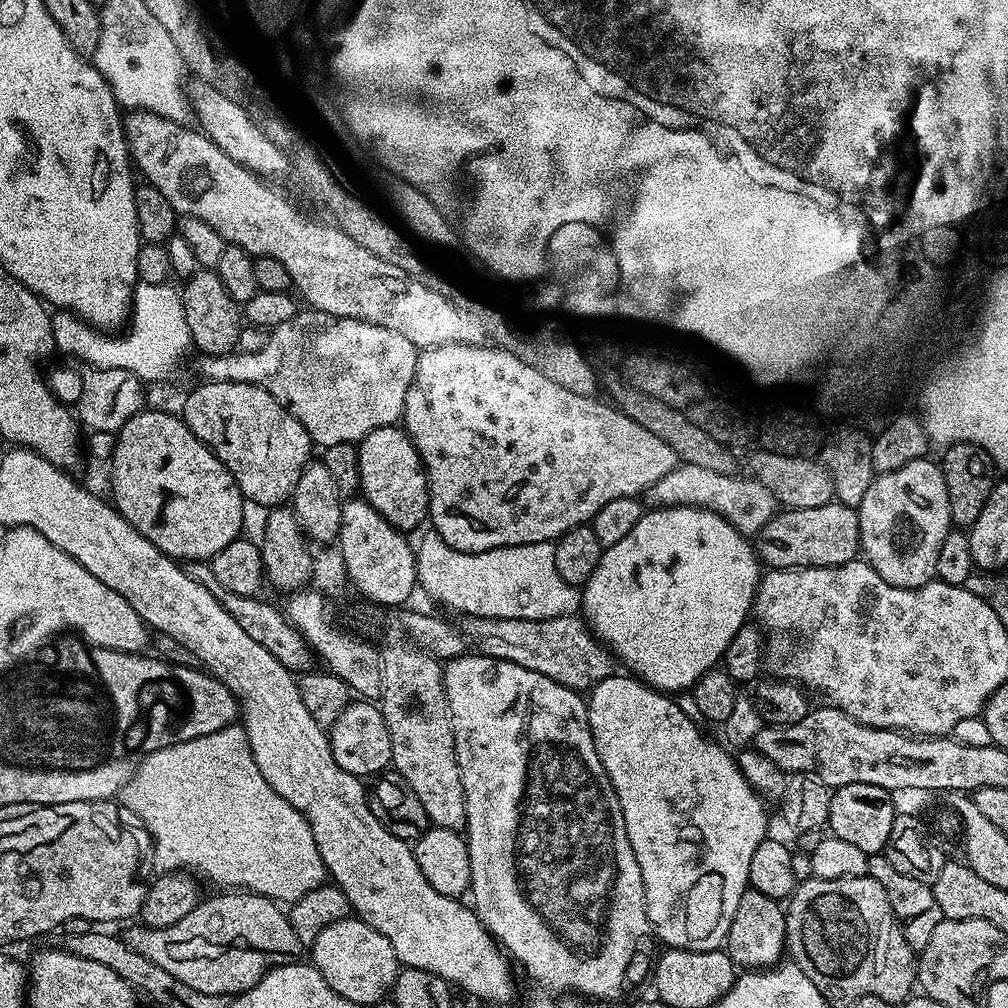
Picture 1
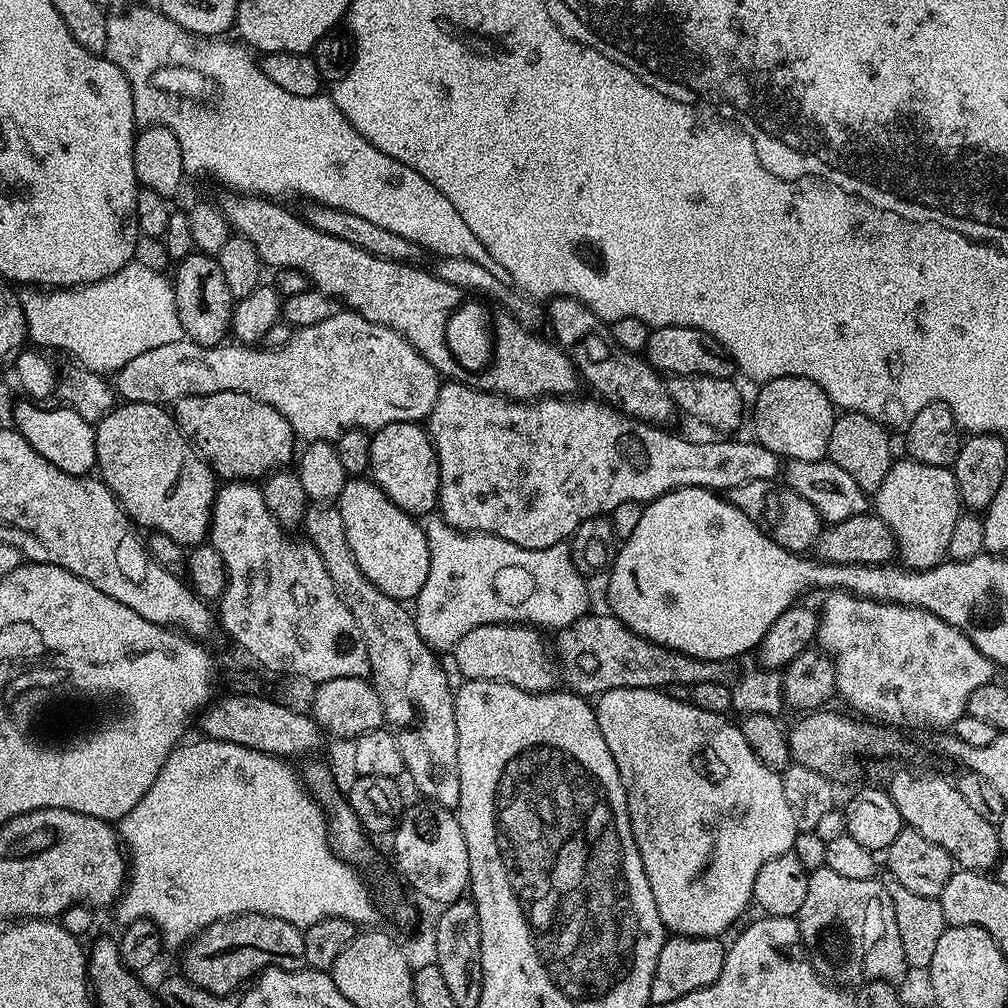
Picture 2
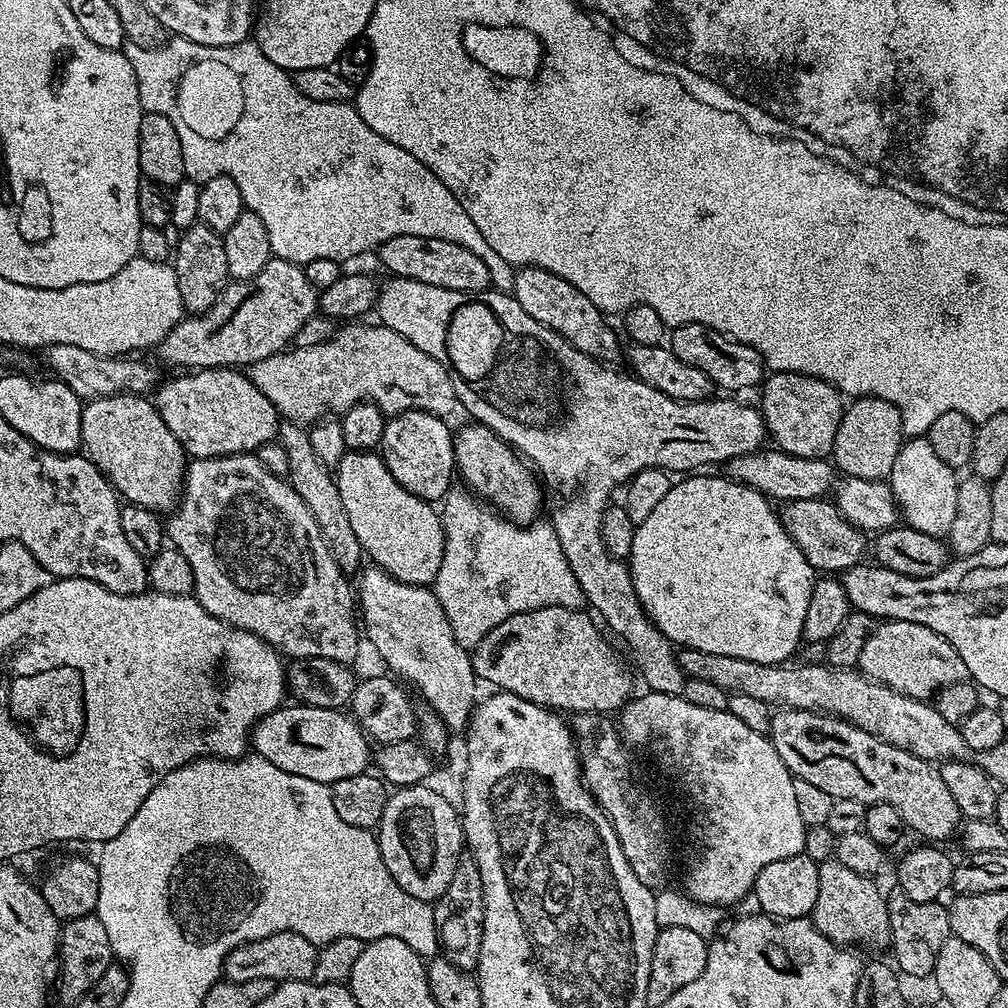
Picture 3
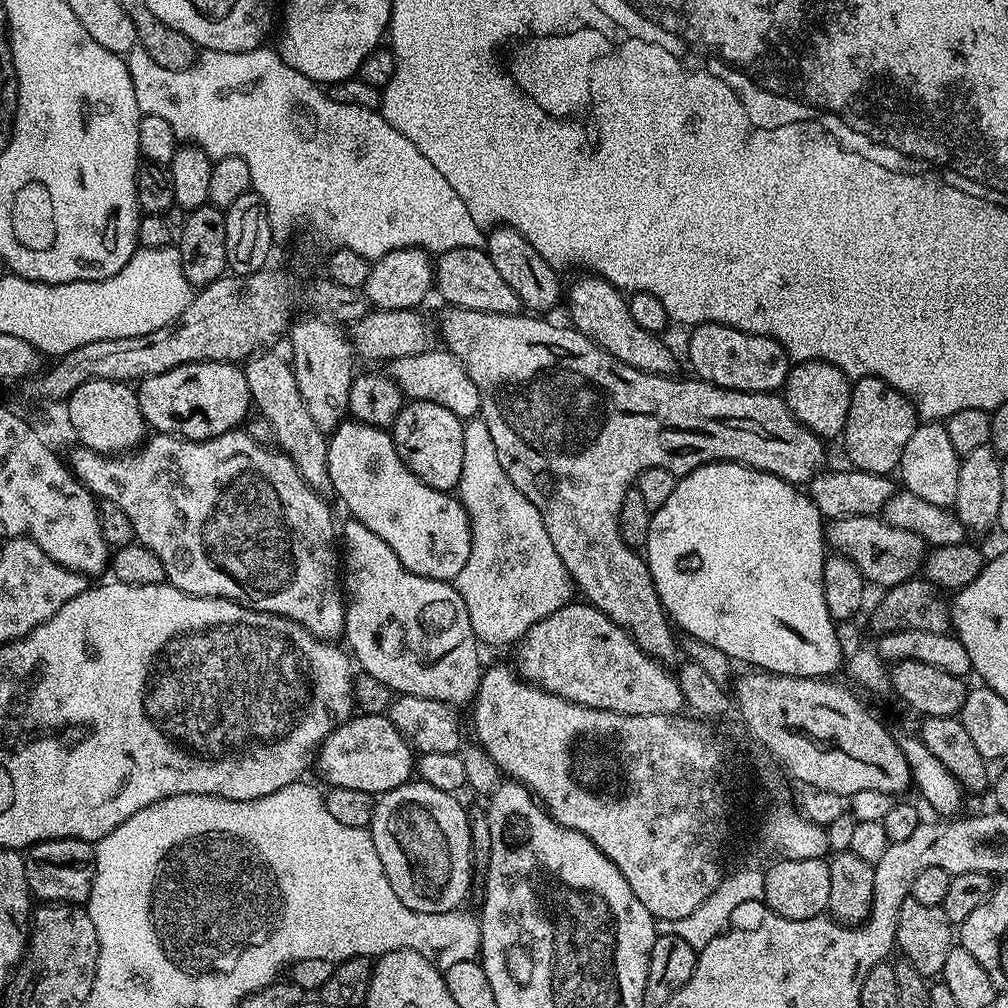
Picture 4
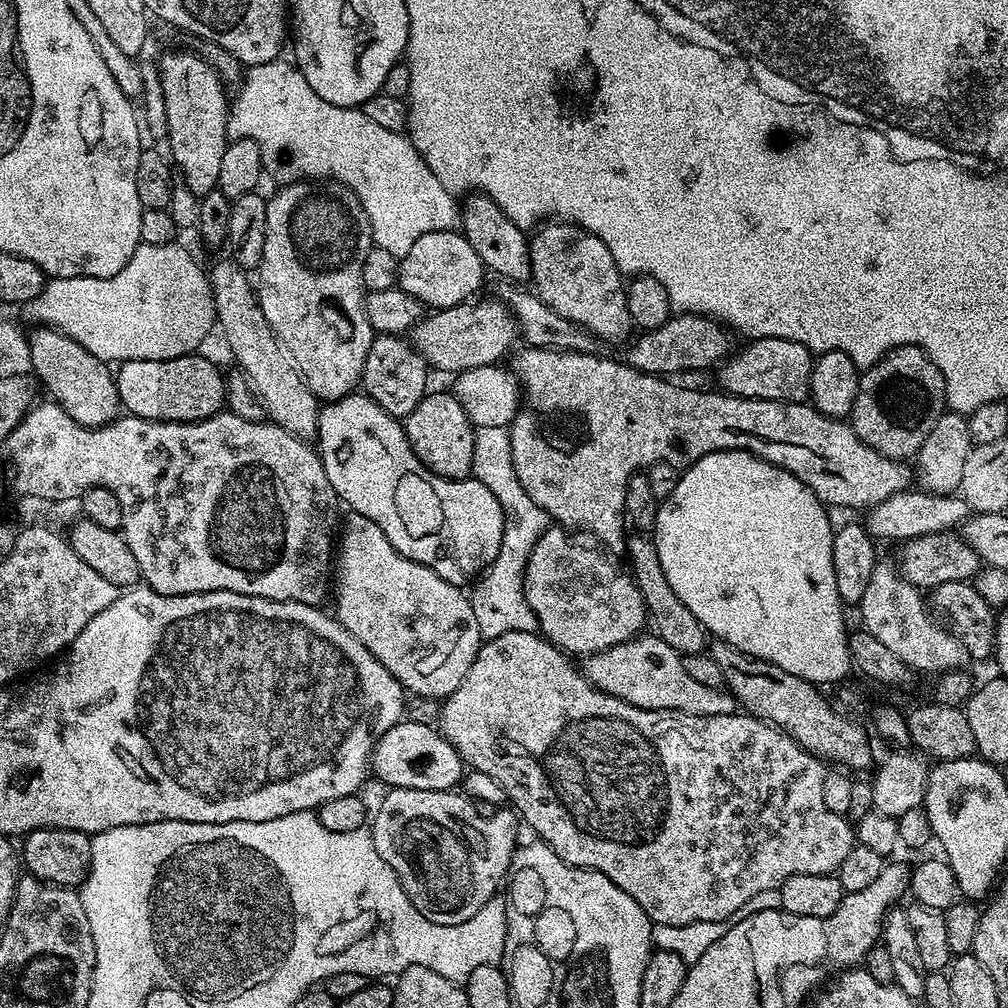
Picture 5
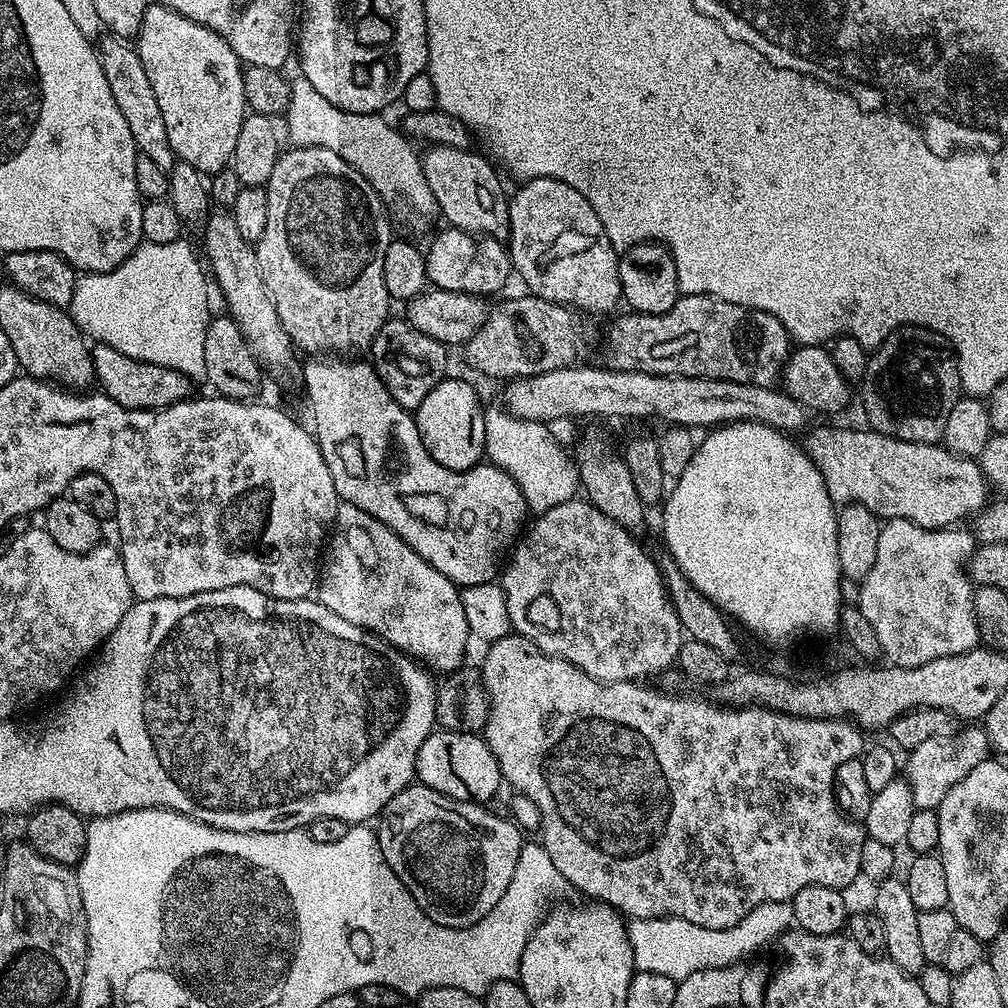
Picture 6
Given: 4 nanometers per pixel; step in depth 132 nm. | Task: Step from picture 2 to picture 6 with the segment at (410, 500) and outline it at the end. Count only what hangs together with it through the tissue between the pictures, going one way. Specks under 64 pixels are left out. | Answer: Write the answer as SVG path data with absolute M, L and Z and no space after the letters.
M445 378L422 398L422 402L414 409L418 434L422 438L422 446L438 462L438 466L446 466L446 470L465 472L467 468L475 468L485 459L484 443L486 442L486 426L484 425L485 405L480 405L480 396L464 380Z

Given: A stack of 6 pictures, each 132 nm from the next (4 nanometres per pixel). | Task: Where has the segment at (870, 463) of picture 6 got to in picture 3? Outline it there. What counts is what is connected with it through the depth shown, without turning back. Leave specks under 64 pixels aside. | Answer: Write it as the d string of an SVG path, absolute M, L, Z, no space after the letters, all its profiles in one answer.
M392 276L379 285L374 316L383 327L402 334L402 338L414 342L422 354L430 354L430 358L438 361L446 374L450 374L450 382L454 382L459 407L465 408L475 423L485 424L498 434L498 438L516 449L534 469L545 489L560 492L561 500L552 508L550 523L558 534L558 542L562 542L566 562L570 562L578 586L582 586L587 607L600 611L599 619L612 627L613 637L652 640L640 652L640 672L644 675L643 687L647 691L683 696L684 672L674 652L672 656L673 649L661 642L664 640L662 630L654 626L638 602L632 571L625 561L614 558L606 550L602 538L602 514L613 499L612 491L627 485L632 477L647 468L662 468L672 474L692 474L707 469L704 468L707 464L722 466L742 454L761 451L763 444L760 443L766 440L766 429L759 407L739 404L736 398L698 402L670 398L662 394L662 390L646 386L646 382L637 376L627 371L619 372L619 367L590 358L590 354L582 354L582 350L570 346L566 338L542 326L542 322L534 322L534 318L518 306L515 296L506 292L442 290L442 286L426 286L426 282Z

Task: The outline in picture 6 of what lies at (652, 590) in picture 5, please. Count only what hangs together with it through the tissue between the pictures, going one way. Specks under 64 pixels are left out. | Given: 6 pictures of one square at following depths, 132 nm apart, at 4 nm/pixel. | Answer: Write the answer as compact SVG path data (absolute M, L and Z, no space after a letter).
M588 428L580 436L574 451L576 469L580 472L580 483L586 493L589 504L593 504L606 518L618 522L628 532L640 534L644 528L644 512L646 505L638 498L638 490L634 486L634 478L630 475L630 466L626 466L623 455L619 451L612 452L612 444L604 432L596 428Z

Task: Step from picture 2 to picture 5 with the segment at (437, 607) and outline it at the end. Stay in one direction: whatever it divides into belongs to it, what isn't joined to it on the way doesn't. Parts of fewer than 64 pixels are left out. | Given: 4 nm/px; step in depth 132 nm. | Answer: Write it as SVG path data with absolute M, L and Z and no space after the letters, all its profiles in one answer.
M476 428L471 475L478 482L482 482L482 486L486 486L486 490L490 490L494 498L498 498L504 515L504 533L498 554L491 566L475 581L476 589L470 592L474 618L478 618L478 630L484 640L493 640L511 632L536 632L538 628L536 615L534 610L530 610L524 593L524 571L526 562L530 558L530 550L534 548L534 542L550 526L550 517L547 512L540 509L538 502L534 502L534 498L530 498L530 494L526 494L522 482L518 482L518 474L514 474L508 428Z

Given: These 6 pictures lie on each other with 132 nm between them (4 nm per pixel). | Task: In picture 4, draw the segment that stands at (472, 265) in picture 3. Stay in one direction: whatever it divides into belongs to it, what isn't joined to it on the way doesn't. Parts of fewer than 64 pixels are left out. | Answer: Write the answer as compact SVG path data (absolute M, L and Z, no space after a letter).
M455 248L439 253L434 260L434 288L448 306L490 314L519 313L522 308L518 294L498 274L484 248Z

